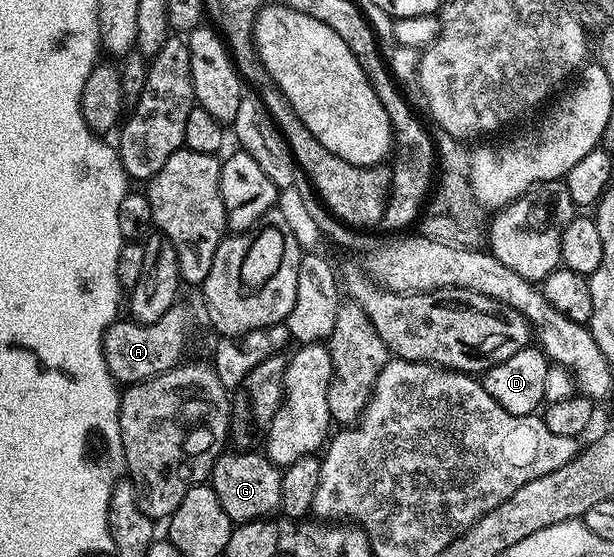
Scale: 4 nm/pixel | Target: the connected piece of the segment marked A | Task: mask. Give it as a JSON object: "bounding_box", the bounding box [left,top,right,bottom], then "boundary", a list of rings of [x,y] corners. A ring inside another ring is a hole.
{"bounding_box":[104,292,208,384],"boundary":[[[192,292],[189,298],[177,297],[170,308],[166,308],[162,320],[157,322],[113,321],[104,332],[104,355],[110,372],[117,383],[131,384],[144,382],[155,374],[161,374],[181,365],[184,353],[188,350],[188,341],[208,326],[208,309],[199,293]]]}

